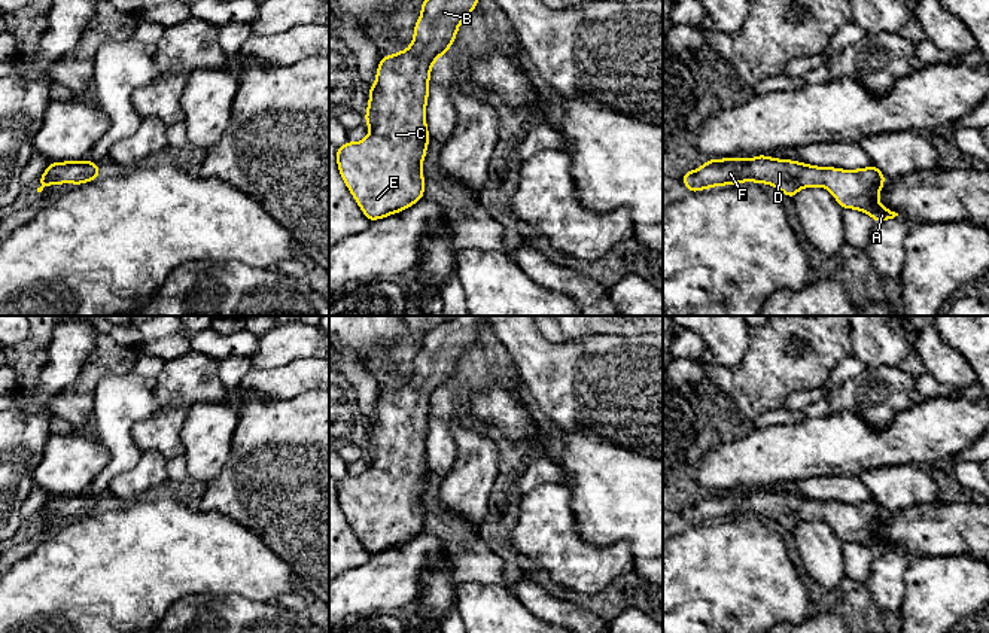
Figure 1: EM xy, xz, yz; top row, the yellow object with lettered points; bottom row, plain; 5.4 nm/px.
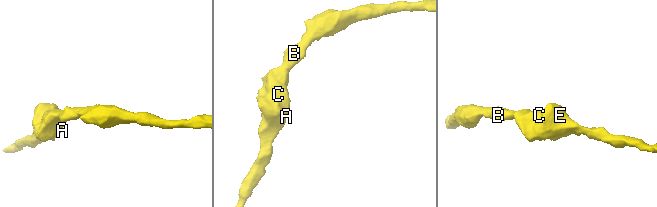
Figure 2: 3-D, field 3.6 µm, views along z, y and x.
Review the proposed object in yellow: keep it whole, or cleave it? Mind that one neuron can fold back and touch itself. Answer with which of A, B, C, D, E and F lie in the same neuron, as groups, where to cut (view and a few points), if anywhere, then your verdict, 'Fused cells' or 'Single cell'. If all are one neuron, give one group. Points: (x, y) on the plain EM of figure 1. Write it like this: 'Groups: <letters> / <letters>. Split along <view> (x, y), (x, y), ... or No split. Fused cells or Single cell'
Groups: A B C D E F. No split. Single cell

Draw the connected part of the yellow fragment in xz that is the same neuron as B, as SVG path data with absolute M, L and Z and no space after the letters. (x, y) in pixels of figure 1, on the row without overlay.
M457 316L427 331L420 340L410 381L378 396L365 448L369 468L362 475L347 475L337 483L340 508L371 556L399 547L423 532L422 497L430 472L426 460L430 404L447 387L459 359L472 347L487 320L489 316Z

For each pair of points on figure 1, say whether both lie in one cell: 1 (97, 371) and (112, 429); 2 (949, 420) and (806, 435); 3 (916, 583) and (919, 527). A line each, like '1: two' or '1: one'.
1: two
2: one
3: two

